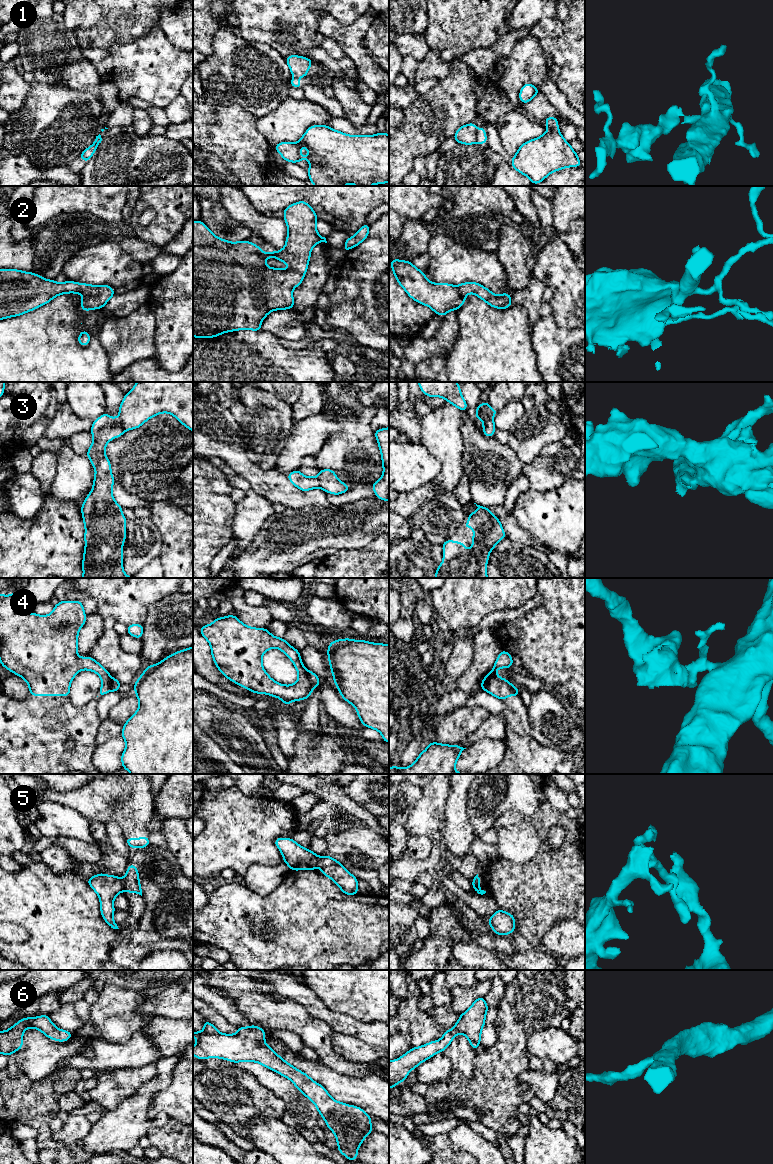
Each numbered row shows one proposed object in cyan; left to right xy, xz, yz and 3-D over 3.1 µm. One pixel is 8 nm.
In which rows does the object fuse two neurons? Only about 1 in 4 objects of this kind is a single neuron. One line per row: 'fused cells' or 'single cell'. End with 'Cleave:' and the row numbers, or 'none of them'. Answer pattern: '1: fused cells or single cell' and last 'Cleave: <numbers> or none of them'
1: fused cells
2: single cell
3: fused cells
4: fused cells
5: fused cells
6: single cell
Cleave: 1, 3, 4, 5

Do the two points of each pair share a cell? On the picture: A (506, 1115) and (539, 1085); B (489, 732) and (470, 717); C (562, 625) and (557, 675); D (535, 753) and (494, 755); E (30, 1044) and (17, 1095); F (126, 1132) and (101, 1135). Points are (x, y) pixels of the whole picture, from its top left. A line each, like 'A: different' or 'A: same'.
A: different
B: different
C: same
D: different
E: different
F: same

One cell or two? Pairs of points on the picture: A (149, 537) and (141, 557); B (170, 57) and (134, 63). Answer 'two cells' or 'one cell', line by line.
A: one cell
B: one cell

